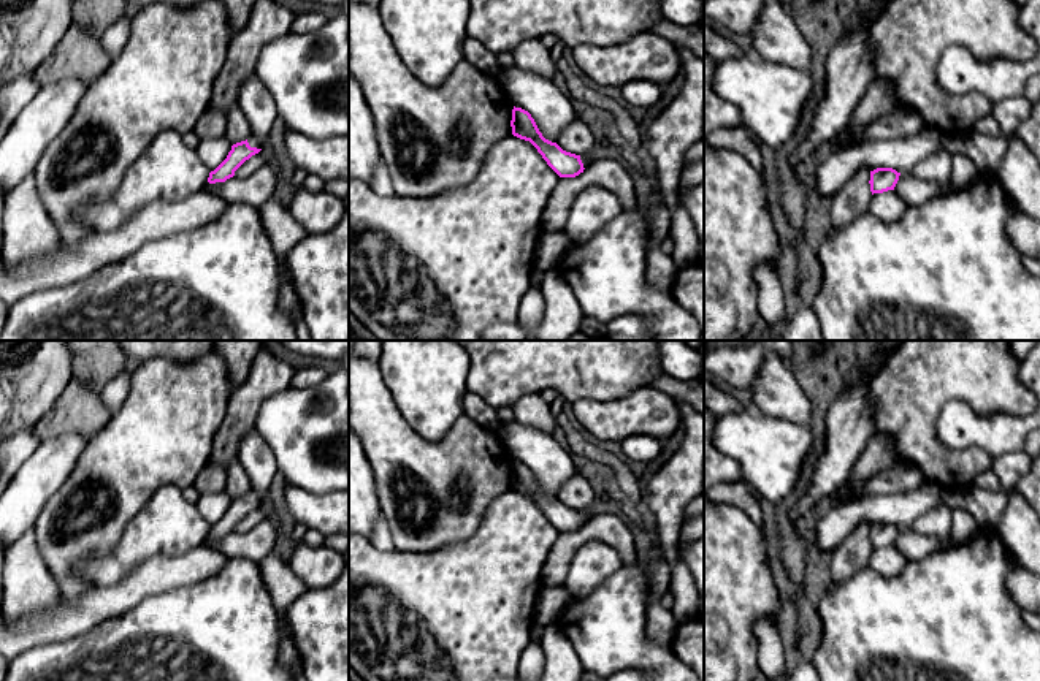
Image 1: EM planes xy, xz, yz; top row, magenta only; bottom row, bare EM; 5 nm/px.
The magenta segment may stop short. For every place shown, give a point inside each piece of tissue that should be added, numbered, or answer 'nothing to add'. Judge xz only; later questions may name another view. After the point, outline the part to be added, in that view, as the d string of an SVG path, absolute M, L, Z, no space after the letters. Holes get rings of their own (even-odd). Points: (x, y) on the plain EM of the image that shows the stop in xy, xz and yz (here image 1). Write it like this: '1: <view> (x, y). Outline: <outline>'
nothing to add

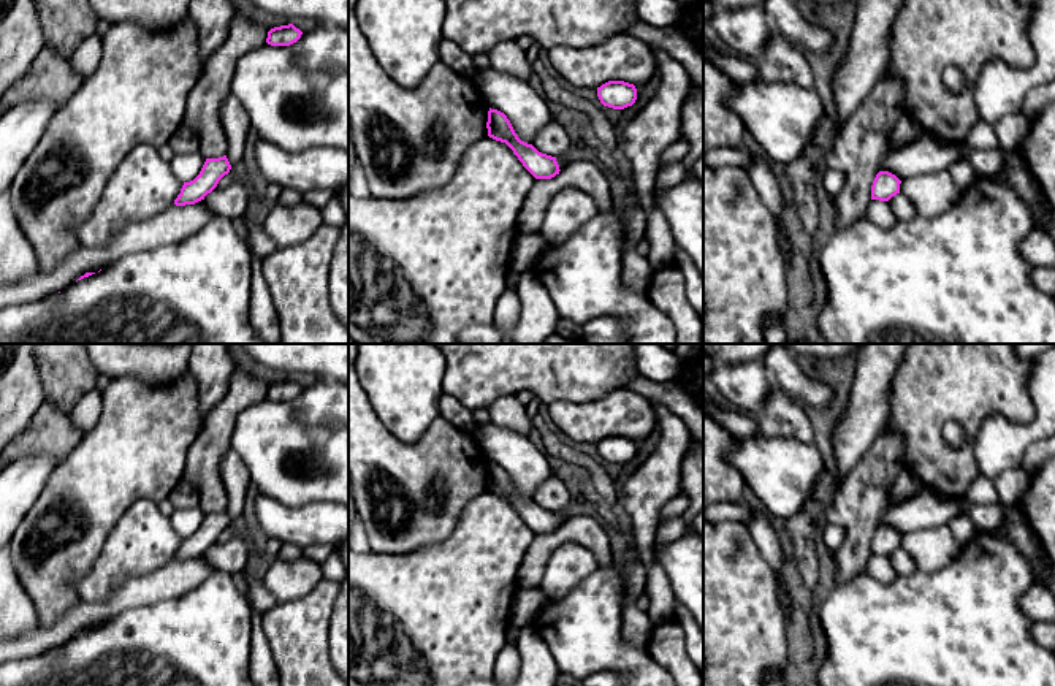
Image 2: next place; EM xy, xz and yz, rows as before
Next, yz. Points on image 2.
nothing to add

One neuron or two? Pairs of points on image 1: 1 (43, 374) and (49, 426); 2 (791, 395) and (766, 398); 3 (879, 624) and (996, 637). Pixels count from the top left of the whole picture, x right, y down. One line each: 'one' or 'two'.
1: two
2: one
3: one

